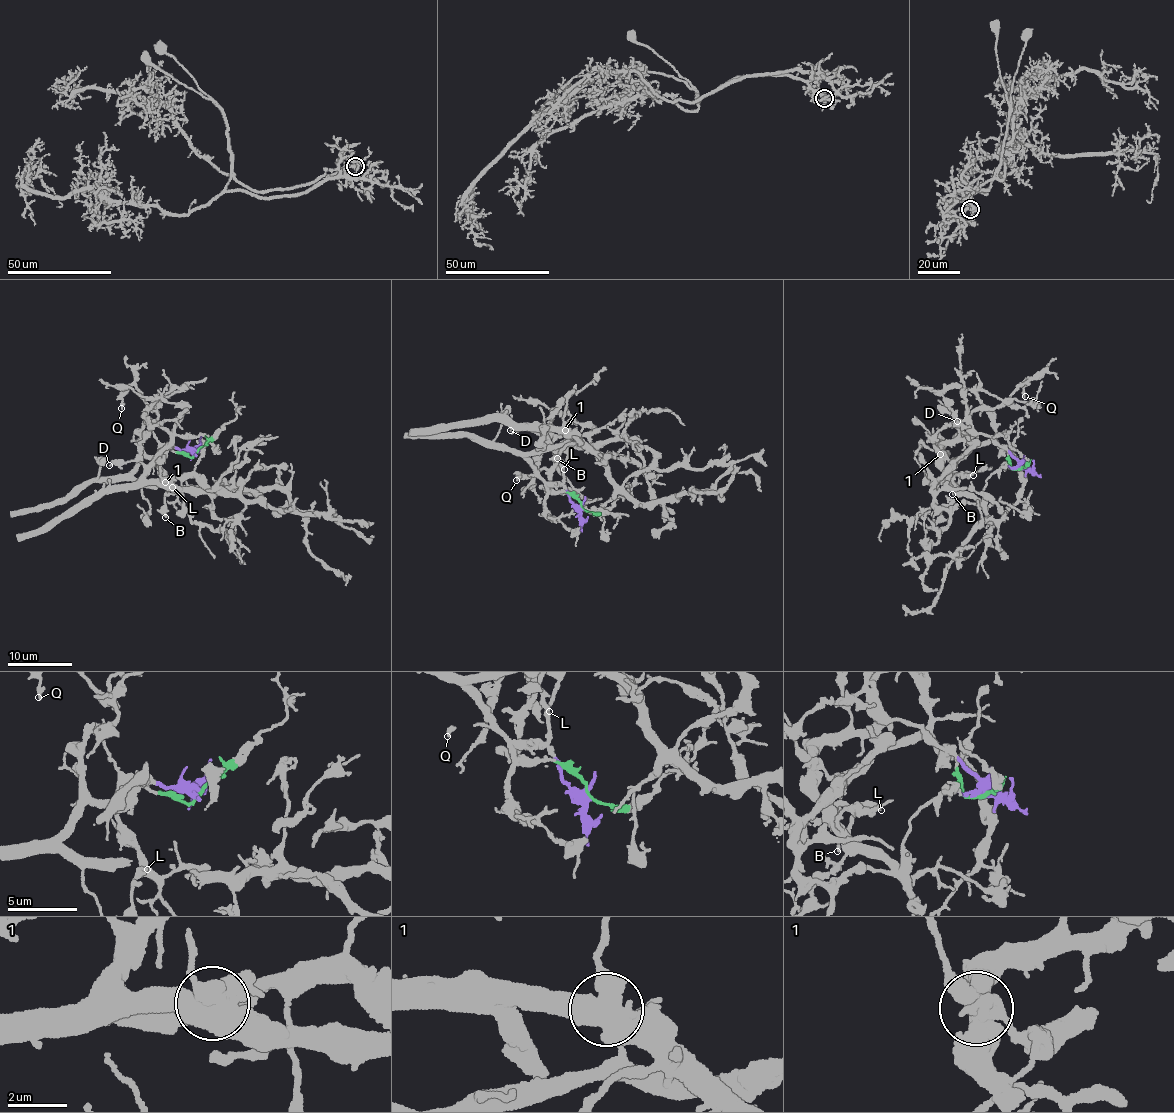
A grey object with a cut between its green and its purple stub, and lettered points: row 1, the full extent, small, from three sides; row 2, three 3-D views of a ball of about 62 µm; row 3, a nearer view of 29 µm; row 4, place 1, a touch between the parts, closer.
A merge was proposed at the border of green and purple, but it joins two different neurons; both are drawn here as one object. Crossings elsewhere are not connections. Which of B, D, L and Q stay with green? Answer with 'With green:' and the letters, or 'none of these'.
With green: none of these

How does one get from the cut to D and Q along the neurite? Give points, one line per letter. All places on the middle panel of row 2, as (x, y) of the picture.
D: (581, 507), (576, 507), (564, 485), (567, 454), (529, 430), (509, 429)
Q: (581, 507), (564, 485), (571, 444), (567, 441), (558, 447), (550, 467), (532, 476), (519, 474), (516, 481)

